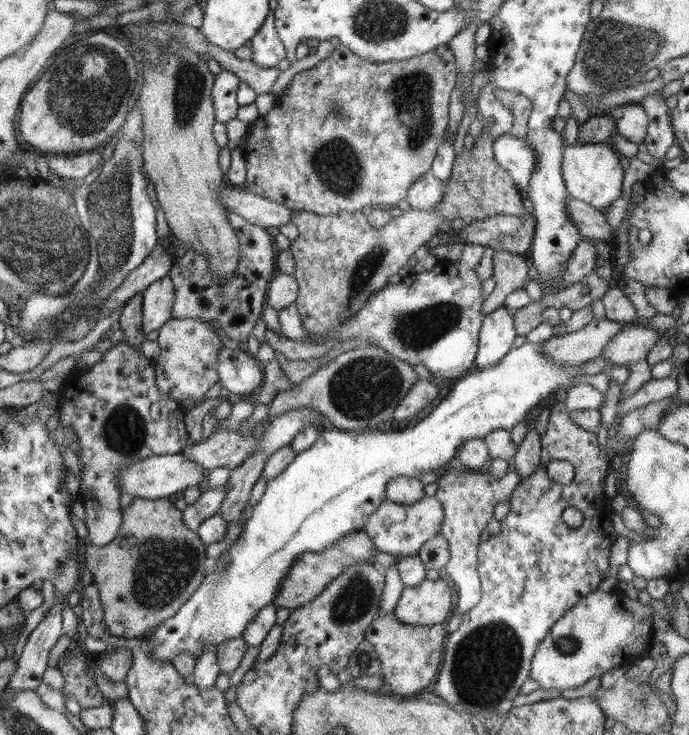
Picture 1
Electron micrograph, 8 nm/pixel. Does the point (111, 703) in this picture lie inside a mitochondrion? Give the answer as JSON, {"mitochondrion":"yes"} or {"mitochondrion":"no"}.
{"mitochondrion":"no"}

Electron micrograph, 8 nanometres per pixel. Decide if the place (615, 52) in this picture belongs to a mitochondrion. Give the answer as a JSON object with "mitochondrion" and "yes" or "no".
{"mitochondrion":"yes"}

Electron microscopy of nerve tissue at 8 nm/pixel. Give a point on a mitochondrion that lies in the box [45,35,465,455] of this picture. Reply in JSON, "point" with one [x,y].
{"point":[96,79]}

